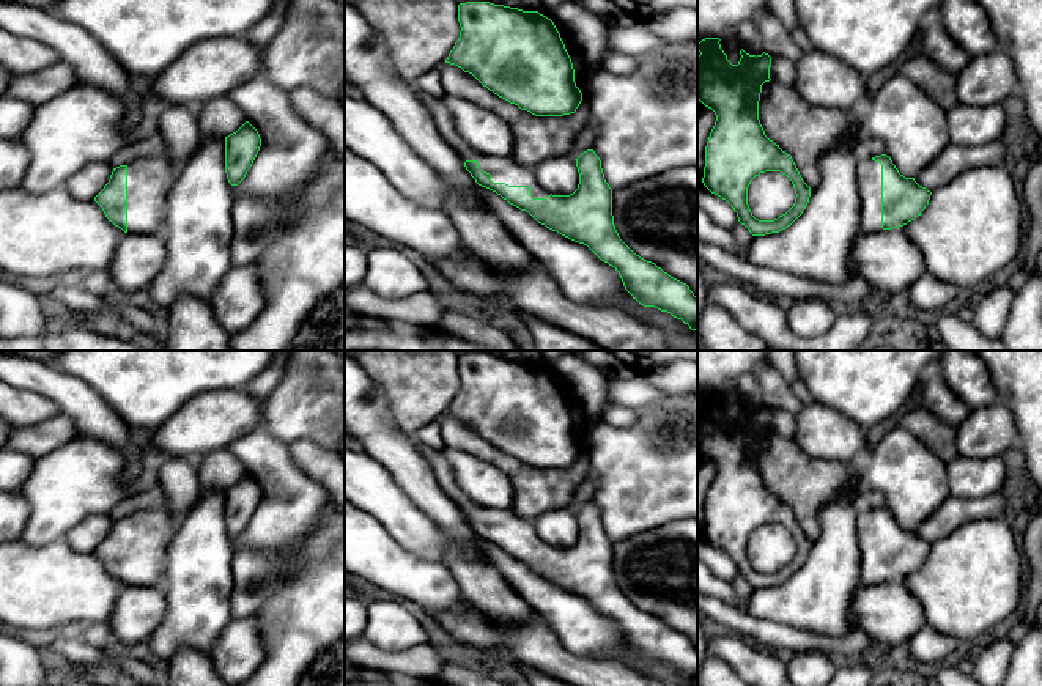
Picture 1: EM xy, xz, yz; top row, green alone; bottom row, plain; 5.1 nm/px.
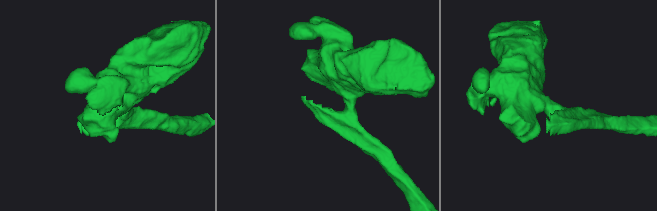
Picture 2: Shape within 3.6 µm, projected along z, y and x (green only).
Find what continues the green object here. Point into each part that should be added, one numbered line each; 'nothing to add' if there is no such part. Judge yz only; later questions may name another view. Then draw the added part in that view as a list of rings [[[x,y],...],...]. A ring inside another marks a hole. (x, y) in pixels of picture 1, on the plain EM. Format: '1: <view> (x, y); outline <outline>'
1: yz (868, 524); outline [[[859,508],[856,518],[859,543],[859,581],[863,585],[881,584],[881,516]]]

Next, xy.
1: xy (150, 532); outline [[[162,507],[127,516],[127,585],[164,585],[168,546],[179,519]]]

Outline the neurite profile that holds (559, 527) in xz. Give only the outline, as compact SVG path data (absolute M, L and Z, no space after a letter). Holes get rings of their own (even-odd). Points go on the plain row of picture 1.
M570 508L543 513L532 522L538 537L552 548L570 548L578 541L579 526Z

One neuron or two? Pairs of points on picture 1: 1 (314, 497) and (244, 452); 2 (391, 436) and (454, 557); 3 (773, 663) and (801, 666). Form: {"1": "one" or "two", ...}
{"1": "one", "2": "one", "3": "two"}

